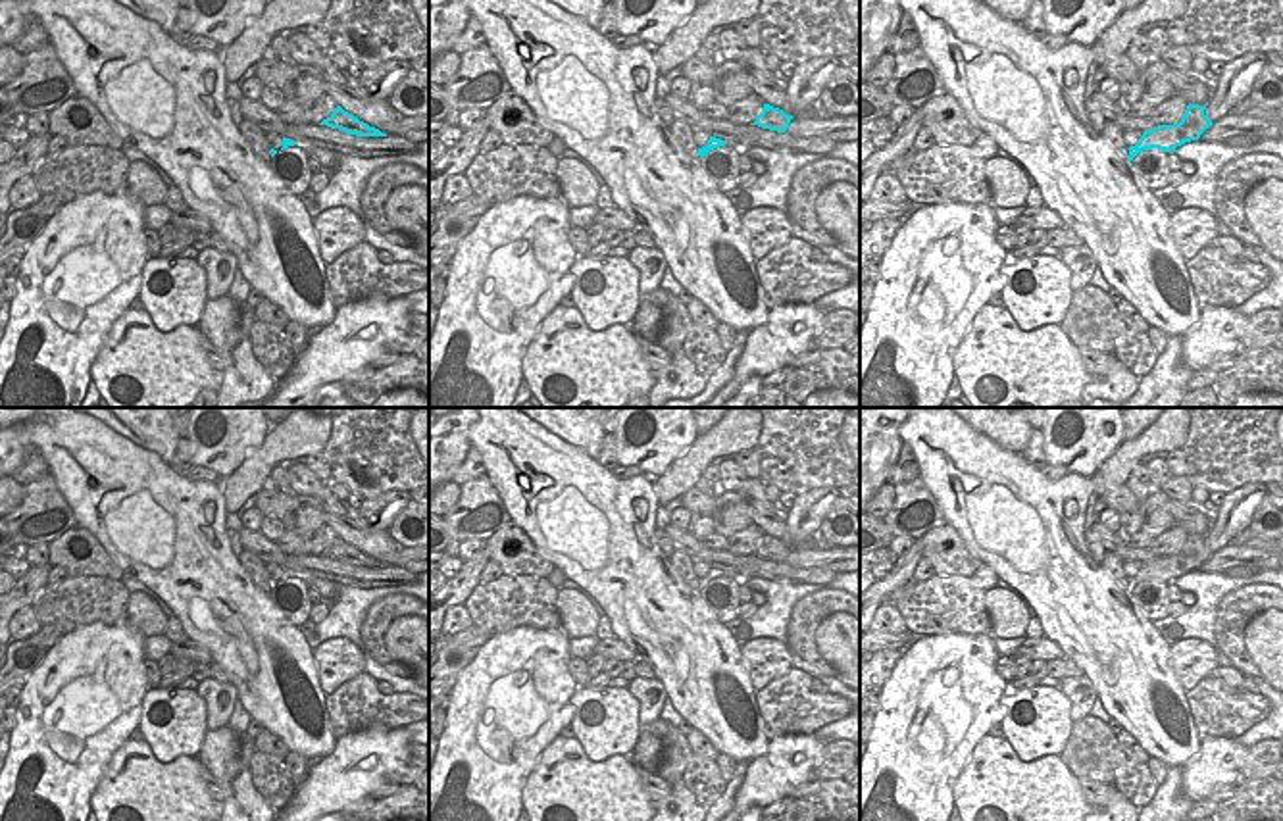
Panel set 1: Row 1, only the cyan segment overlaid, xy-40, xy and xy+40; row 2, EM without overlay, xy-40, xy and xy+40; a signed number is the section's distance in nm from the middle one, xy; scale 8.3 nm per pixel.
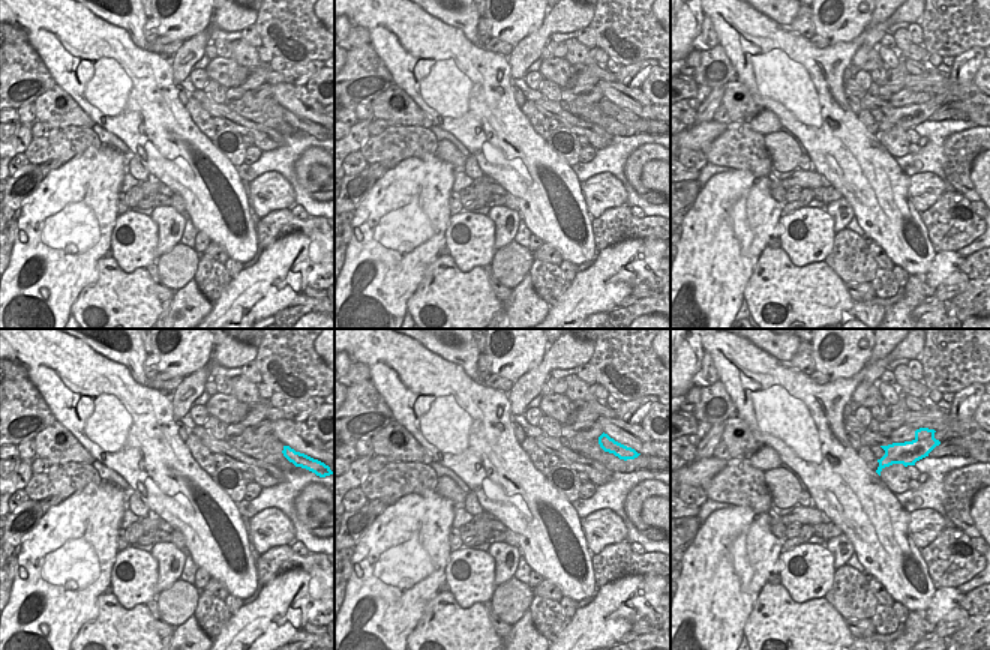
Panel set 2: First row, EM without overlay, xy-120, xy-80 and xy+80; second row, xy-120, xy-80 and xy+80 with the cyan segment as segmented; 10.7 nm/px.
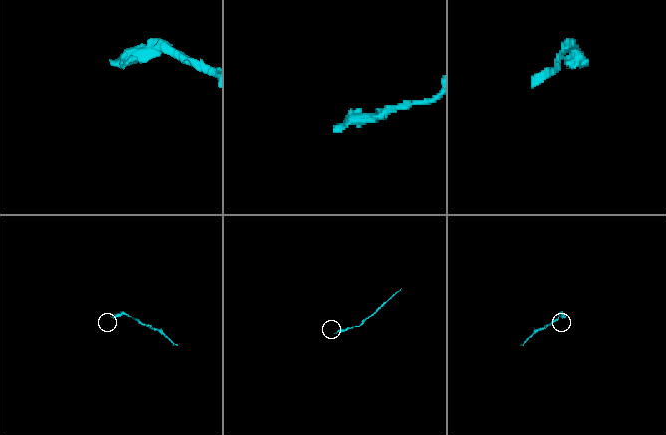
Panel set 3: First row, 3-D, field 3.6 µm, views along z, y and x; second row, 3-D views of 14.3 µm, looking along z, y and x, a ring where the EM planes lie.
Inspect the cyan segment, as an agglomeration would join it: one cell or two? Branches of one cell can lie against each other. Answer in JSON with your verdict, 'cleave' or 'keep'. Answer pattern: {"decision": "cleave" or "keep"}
{"decision": "cleave"}

